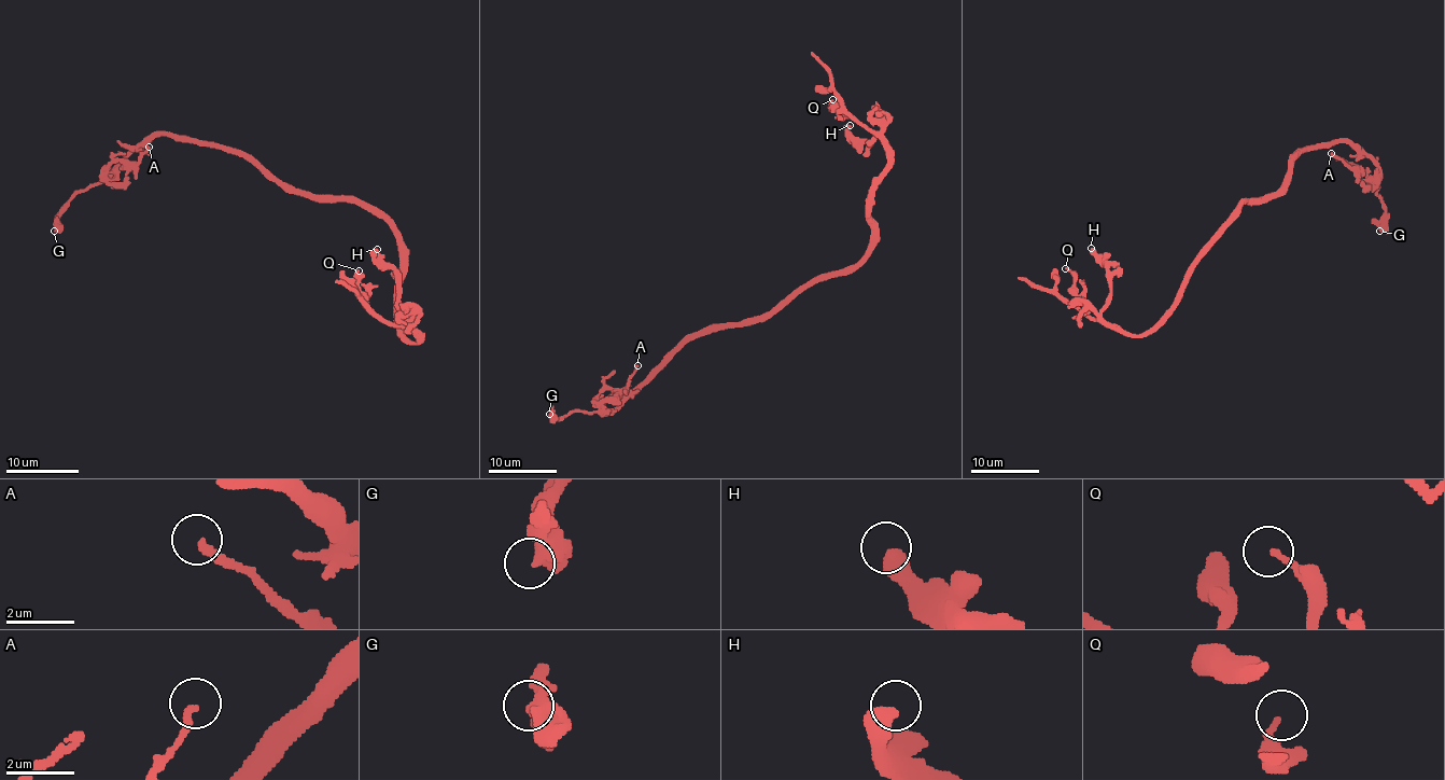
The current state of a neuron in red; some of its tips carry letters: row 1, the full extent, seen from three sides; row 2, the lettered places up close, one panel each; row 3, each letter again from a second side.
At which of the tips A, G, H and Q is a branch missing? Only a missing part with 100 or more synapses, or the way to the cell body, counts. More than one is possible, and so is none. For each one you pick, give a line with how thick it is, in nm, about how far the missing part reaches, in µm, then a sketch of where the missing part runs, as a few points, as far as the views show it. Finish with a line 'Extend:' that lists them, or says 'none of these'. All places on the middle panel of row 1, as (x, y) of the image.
Extend: none of these

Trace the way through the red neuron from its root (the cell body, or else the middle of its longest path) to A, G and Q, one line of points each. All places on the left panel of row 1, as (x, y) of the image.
A: (344, 197), (309, 197), (241, 155), (169, 136), (149, 136), (107, 170), (114, 161), (138, 163), (149, 147)
G: (344, 197), (309, 197), (269, 179), (241, 155), (169, 136), (149, 136), (103, 179), (73, 195), (54, 231)
Q: (344, 197), (377, 212), (397, 238), (398, 329), (416, 342), (406, 328), (388, 325), (366, 304), (359, 270)

